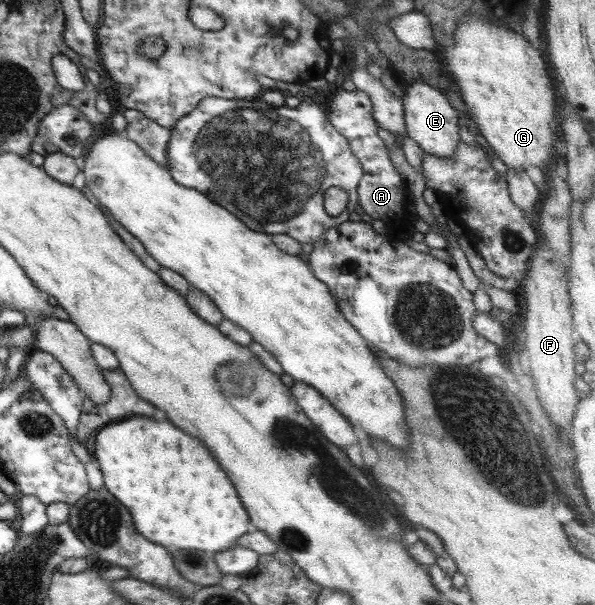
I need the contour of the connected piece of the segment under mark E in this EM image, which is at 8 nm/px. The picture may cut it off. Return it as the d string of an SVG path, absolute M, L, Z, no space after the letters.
M410 80L408 87L402 90L400 100L404 108L406 135L411 137L423 152L438 157L450 157L460 141L458 127L462 122L457 117L457 111L449 105L445 94L426 85L422 80Z

